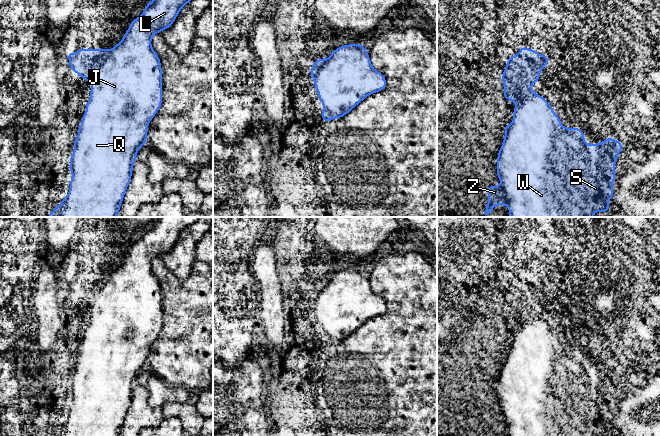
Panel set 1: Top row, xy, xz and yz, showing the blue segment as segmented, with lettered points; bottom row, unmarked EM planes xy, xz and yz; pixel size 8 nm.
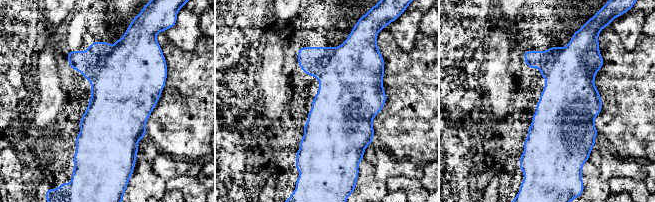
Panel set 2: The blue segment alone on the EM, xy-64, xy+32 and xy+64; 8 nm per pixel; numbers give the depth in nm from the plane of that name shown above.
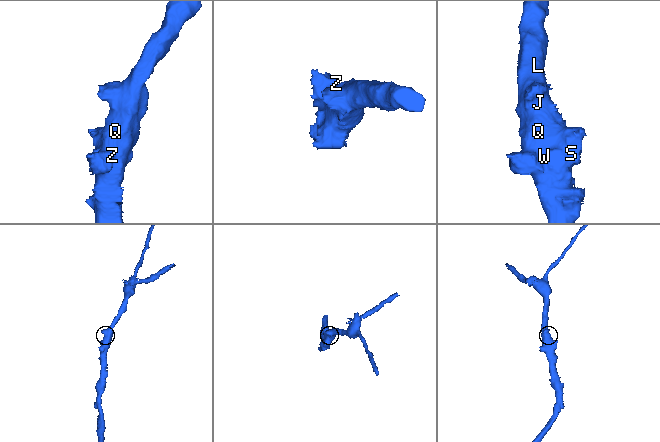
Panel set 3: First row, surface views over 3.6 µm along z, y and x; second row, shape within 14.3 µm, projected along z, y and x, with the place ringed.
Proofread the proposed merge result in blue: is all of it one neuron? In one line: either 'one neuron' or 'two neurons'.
one neuron

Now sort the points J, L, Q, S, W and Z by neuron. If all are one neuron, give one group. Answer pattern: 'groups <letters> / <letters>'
groups J L Q S W Z

